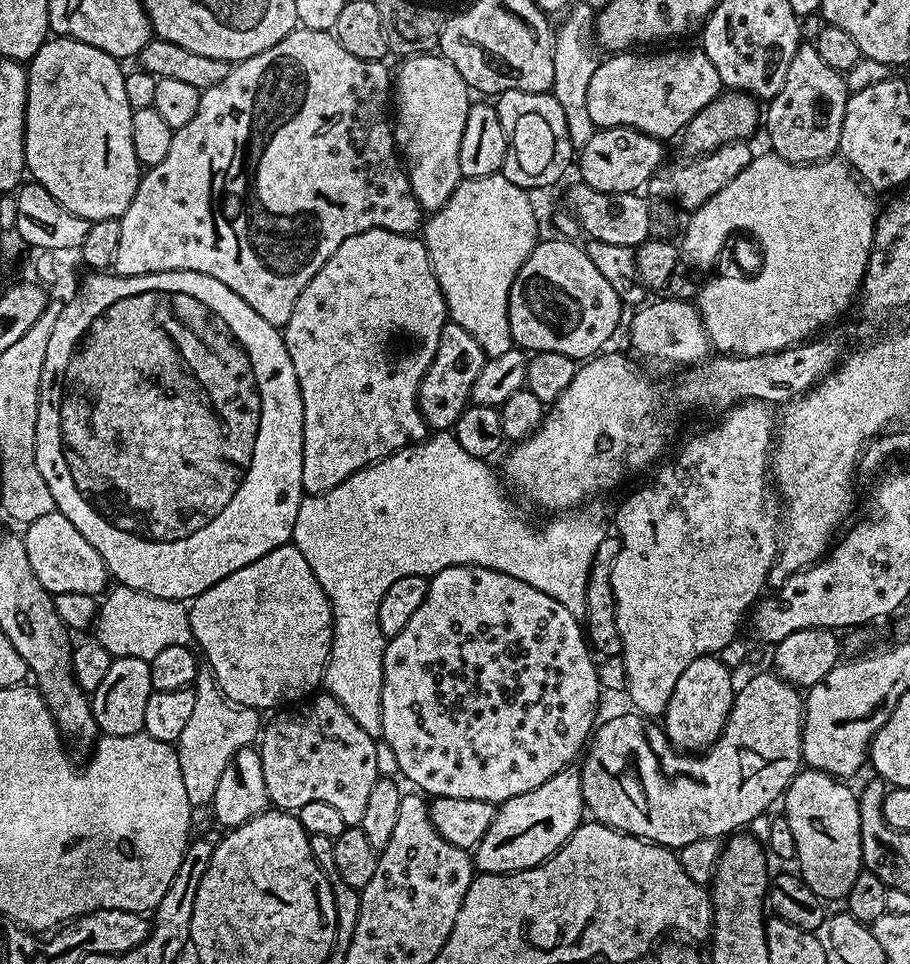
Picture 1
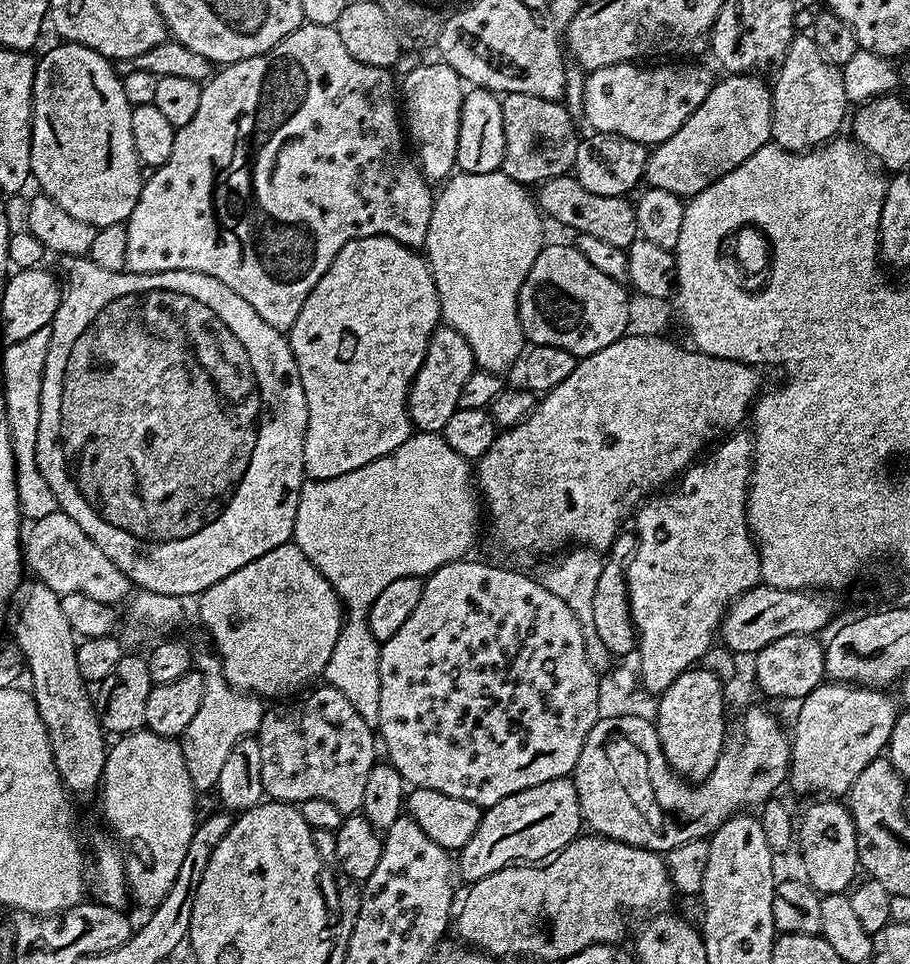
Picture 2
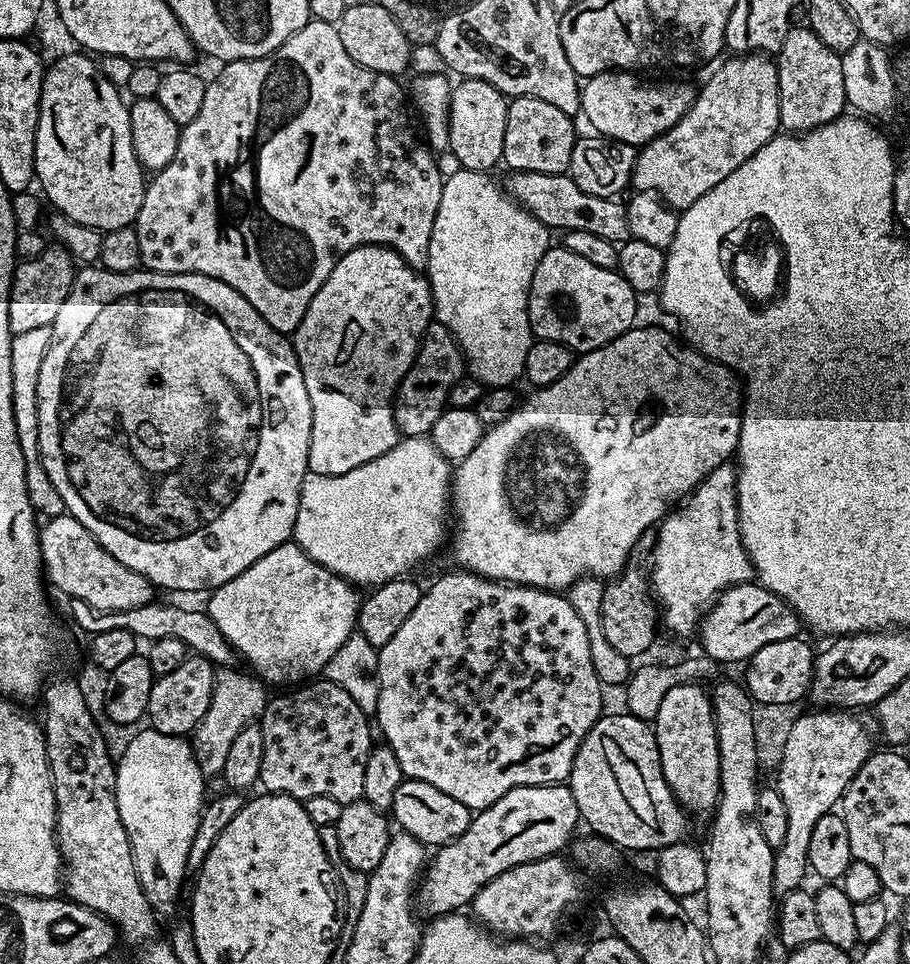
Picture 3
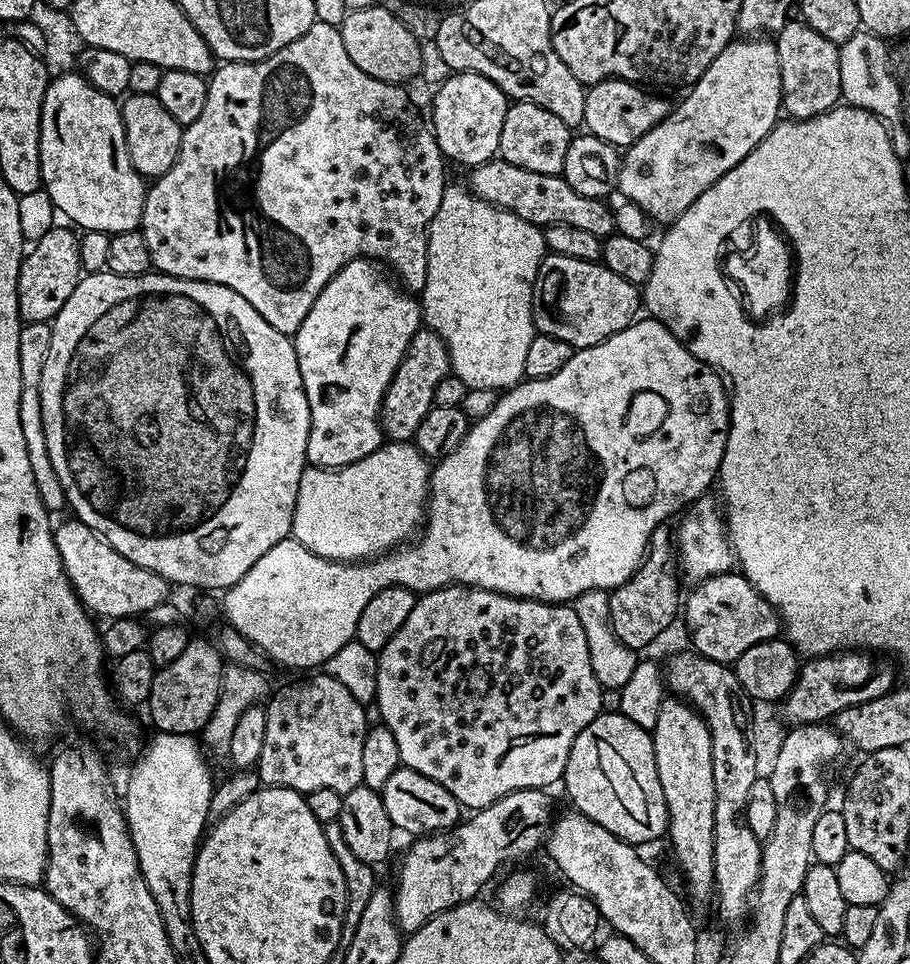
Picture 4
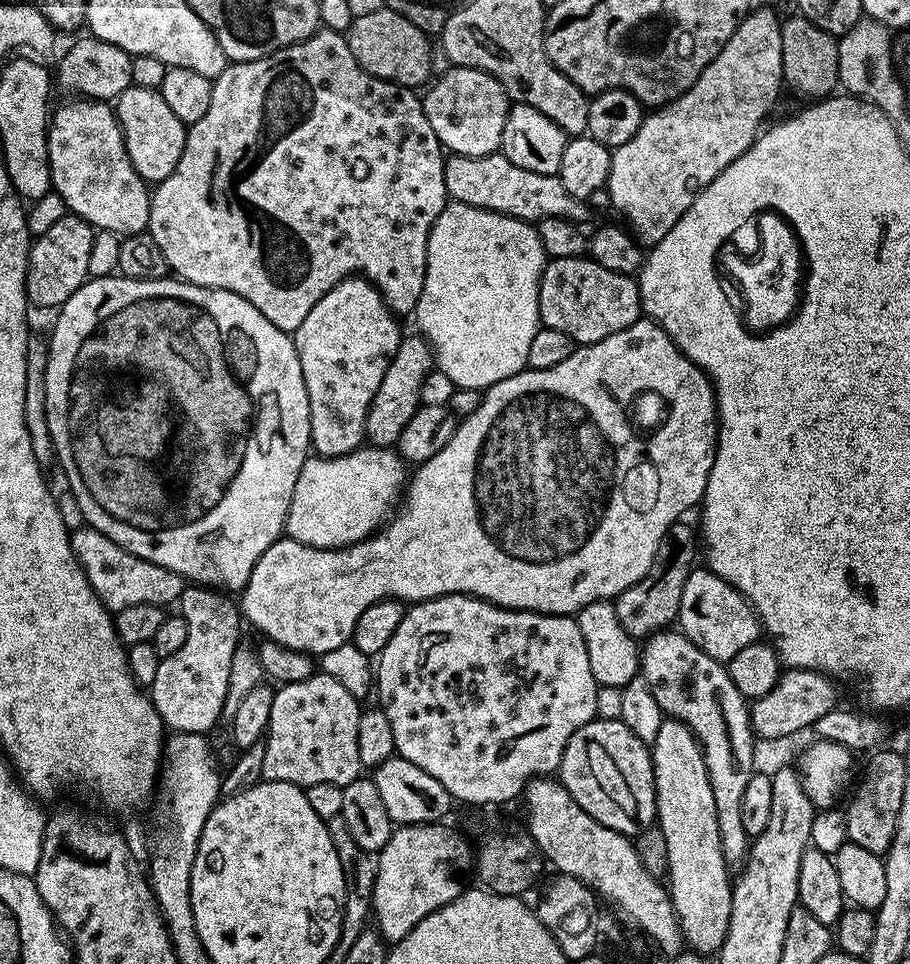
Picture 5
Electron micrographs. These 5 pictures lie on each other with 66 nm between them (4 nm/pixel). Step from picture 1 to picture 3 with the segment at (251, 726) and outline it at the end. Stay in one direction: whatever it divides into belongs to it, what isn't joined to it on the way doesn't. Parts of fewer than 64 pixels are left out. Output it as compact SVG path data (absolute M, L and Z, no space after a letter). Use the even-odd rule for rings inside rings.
M220 668L216 674L214 694L211 695L210 707L203 715L192 733L192 745L199 768L205 777L221 775L225 768L227 753L235 735L248 724L257 721L263 715L268 701L267 687L260 678L249 671Z

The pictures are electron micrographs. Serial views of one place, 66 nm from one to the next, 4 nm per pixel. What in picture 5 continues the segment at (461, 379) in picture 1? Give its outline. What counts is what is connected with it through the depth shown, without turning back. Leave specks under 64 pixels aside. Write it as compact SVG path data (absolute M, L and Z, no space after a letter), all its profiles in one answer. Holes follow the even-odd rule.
M419 334L405 335L382 378L382 386L378 386L368 407L366 440L371 447L392 448L399 445L400 435L406 428L406 422L410 422L410 418L421 405L419 391L422 390L423 380L433 368L434 357L427 339Z

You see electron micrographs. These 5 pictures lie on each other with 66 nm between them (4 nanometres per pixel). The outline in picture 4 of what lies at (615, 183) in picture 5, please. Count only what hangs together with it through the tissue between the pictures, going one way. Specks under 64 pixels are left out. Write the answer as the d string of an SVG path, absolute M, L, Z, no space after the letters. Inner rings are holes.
M736 38L710 62L710 66L691 85L688 97L669 111L668 117L654 126L638 142L628 145L620 161L620 173L616 187L632 204L637 204L652 220L661 226L673 224L688 207L722 174L734 170L782 116L780 102L780 71L776 45L768 38Z

